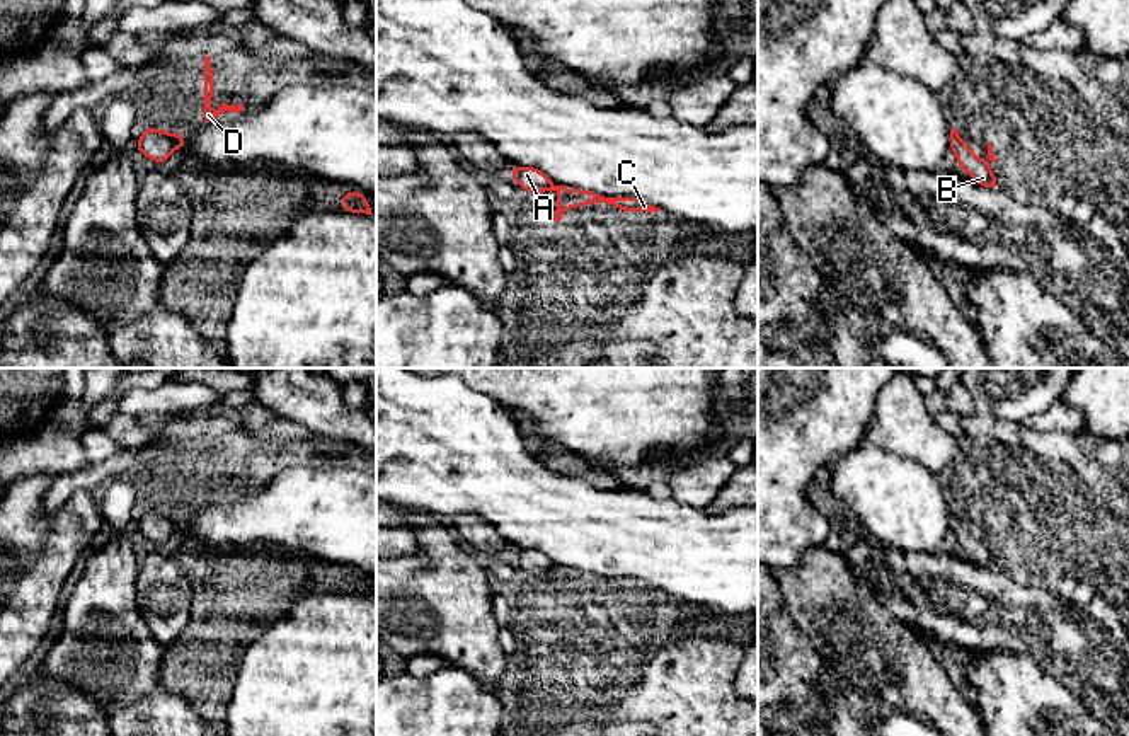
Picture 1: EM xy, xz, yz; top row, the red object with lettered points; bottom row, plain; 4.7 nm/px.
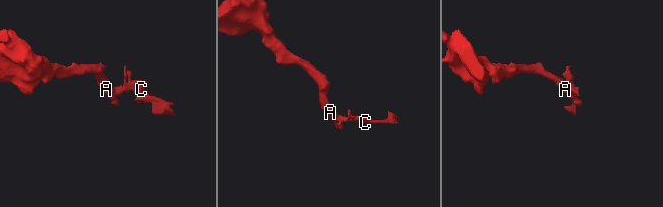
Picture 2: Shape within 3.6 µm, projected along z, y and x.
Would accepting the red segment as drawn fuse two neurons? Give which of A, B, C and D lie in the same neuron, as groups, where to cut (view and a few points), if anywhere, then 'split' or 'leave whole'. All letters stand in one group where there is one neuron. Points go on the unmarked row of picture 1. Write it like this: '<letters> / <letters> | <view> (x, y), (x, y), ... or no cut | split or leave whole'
A B / C D | xy (167, 515), (176, 527) | split

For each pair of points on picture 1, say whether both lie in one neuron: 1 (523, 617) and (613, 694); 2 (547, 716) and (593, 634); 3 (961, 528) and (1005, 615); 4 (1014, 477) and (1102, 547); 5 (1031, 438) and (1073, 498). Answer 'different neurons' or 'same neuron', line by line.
1: same neuron
2: same neuron
3: same neuron
4: same neuron
5: different neurons

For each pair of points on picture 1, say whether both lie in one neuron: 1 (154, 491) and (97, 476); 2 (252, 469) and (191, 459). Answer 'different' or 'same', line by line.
1: different
2: same

